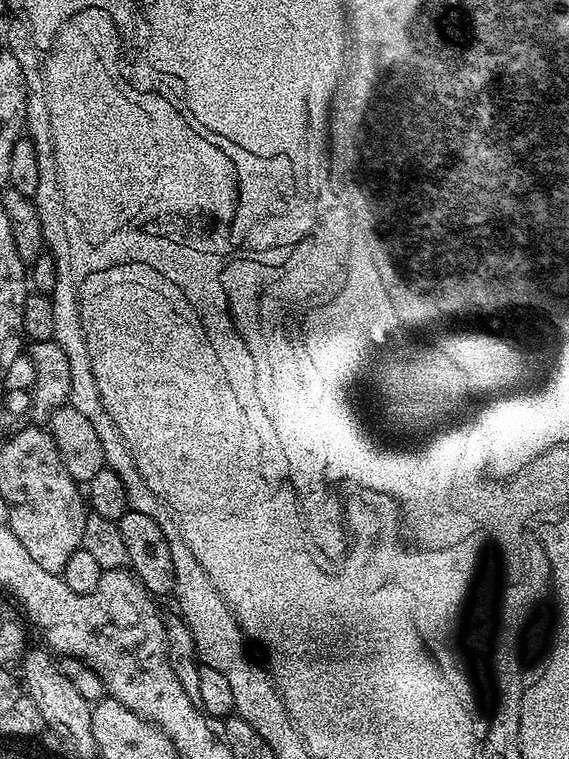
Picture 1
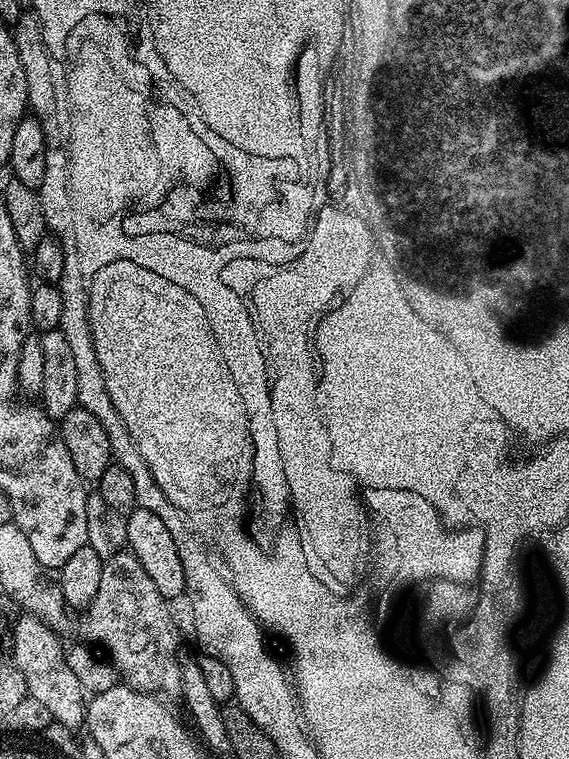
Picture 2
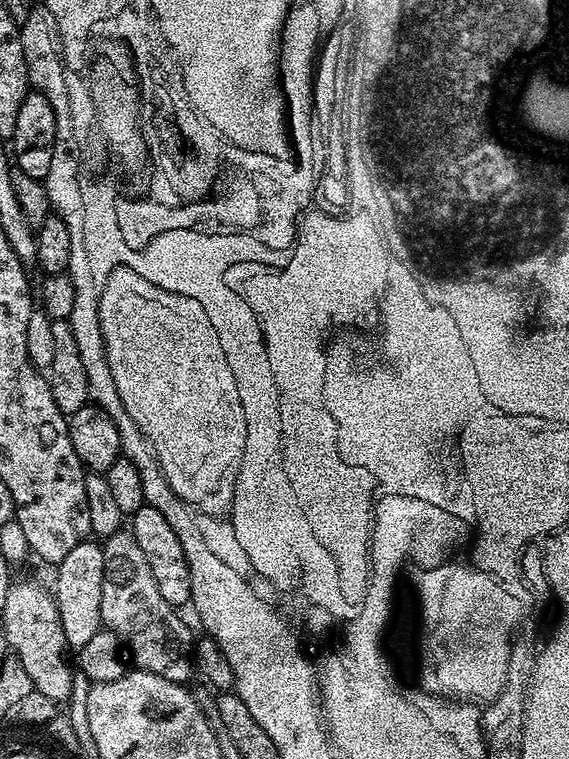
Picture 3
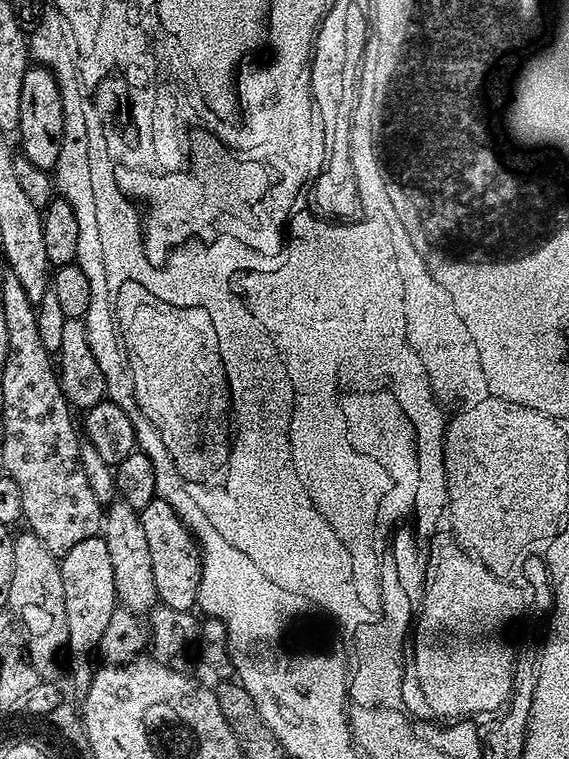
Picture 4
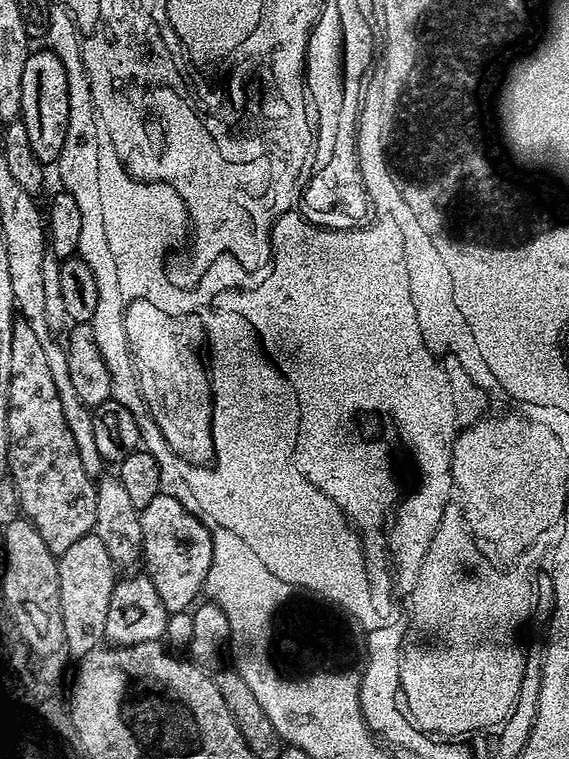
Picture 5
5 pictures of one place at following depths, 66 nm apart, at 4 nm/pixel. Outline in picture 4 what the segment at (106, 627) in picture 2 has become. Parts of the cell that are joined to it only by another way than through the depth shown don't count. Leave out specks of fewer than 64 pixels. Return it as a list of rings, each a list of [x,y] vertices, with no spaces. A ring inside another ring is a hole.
[[[117,499],[115,502],[107,505],[106,519],[102,524],[102,535],[106,542],[106,550],[110,550],[110,562],[114,565],[114,578],[116,579],[116,598],[123,607],[129,612],[144,614],[147,608],[156,607],[152,612],[150,619],[150,652],[158,662],[170,666],[179,672],[185,671],[189,666],[188,659],[193,659],[194,645],[200,638],[200,624],[195,620],[192,612],[179,612],[170,610],[163,606],[157,606],[158,597],[156,587],[154,586],[154,566],[150,566],[150,546],[146,542],[146,534],[142,530],[139,511],[131,508],[125,500]]]

